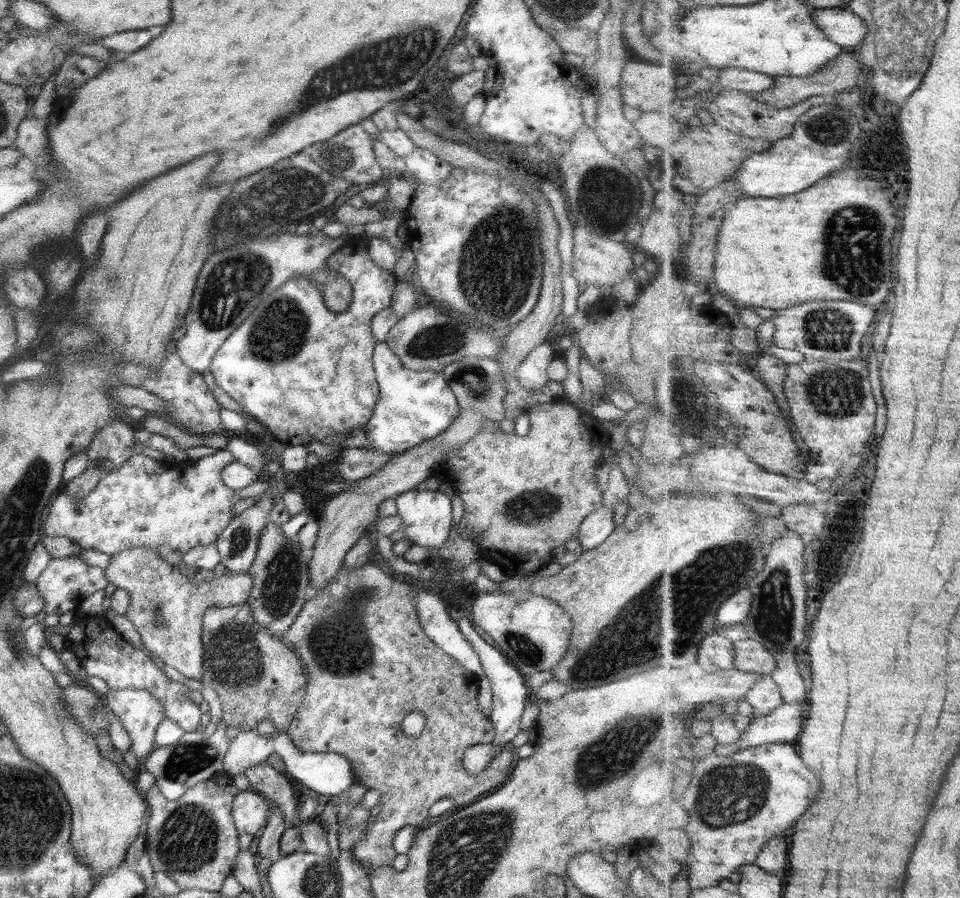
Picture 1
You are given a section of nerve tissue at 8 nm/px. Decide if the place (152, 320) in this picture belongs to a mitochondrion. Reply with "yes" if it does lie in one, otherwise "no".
no

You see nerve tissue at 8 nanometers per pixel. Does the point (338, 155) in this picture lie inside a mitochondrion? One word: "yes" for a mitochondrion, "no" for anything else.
yes

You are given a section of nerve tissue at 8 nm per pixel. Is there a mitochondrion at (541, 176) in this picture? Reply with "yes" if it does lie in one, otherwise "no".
no

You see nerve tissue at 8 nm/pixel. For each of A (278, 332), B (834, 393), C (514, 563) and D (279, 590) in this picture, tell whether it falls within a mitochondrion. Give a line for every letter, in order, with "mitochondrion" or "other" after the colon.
A: mitochondrion
B: mitochondrion
C: other
D: mitochondrion

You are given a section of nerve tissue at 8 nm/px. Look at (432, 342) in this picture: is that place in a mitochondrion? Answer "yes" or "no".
yes

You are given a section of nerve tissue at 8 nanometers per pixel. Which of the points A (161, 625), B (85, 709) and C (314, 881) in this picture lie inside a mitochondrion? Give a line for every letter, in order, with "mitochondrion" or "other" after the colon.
A: mitochondrion
B: mitochondrion
C: mitochondrion

